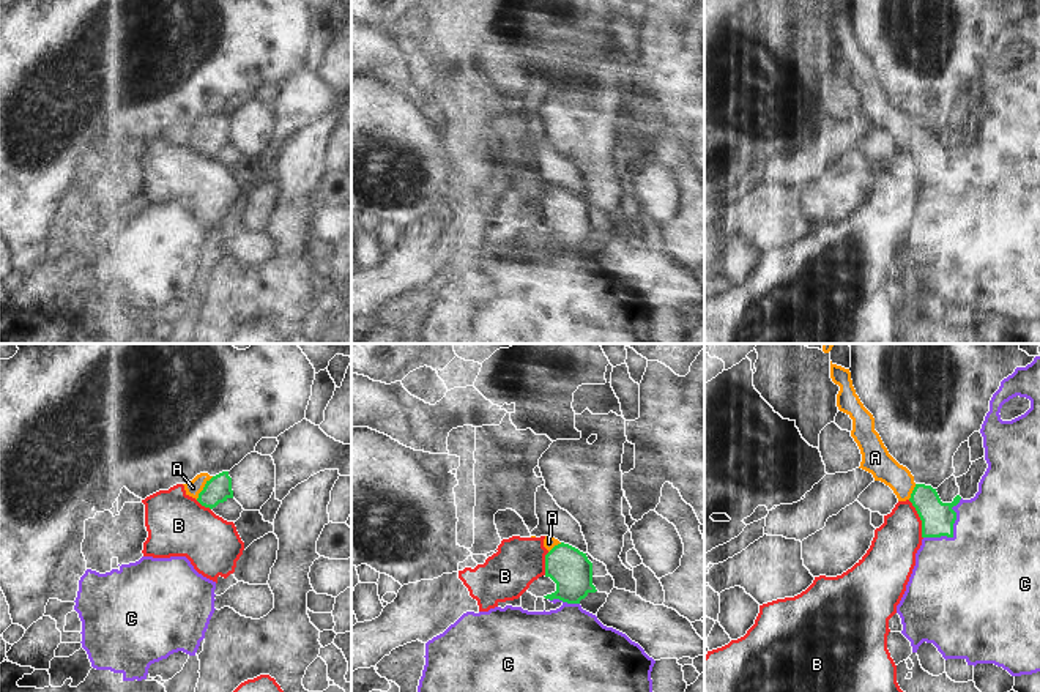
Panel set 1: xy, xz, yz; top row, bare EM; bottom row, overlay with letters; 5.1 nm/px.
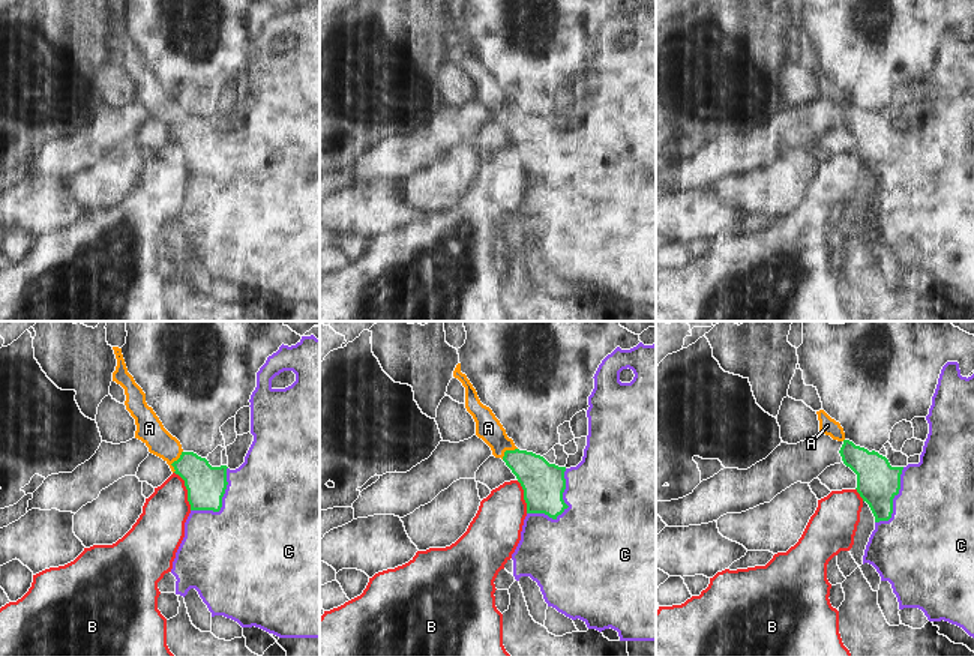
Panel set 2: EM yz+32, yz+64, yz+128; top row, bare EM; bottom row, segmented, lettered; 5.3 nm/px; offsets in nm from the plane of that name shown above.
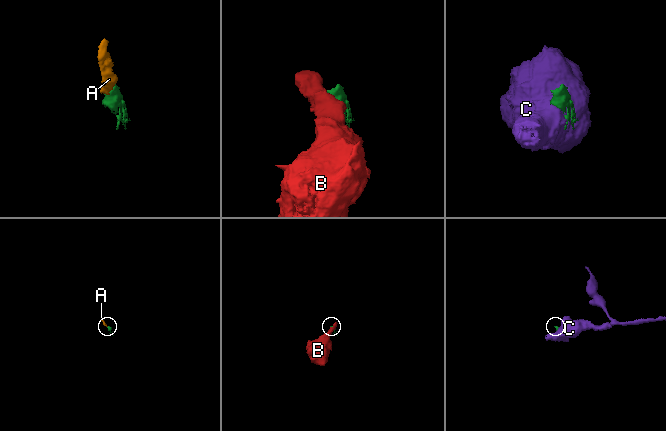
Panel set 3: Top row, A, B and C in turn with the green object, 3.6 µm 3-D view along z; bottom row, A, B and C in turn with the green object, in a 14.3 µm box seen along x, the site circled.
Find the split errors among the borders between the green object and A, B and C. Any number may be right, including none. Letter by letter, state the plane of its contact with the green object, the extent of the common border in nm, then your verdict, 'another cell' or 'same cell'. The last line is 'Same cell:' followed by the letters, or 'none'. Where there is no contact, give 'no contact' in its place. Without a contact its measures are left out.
A: meets green in xy; contact 150 nm long; same cell
B: meets green in yz; contact 220 nm long; another cell
C: meets green in yz; contact 280 nm long; same cell
Same cell: A, C

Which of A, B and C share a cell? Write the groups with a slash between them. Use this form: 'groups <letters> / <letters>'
groups A C / B

